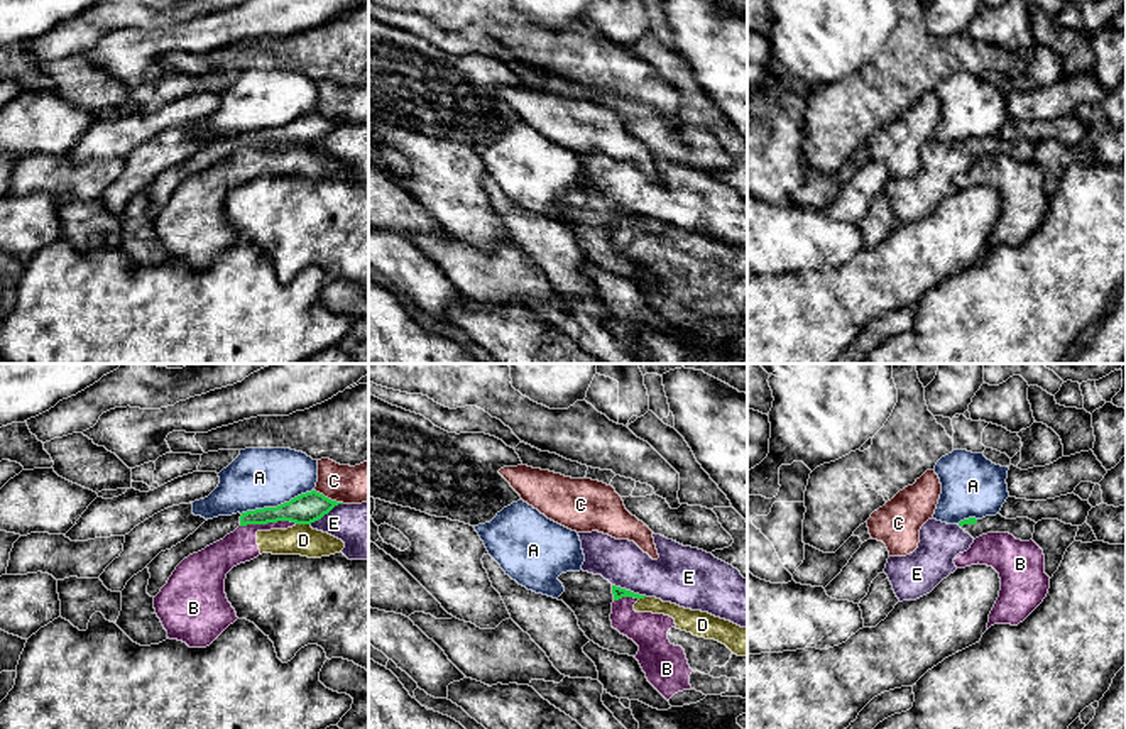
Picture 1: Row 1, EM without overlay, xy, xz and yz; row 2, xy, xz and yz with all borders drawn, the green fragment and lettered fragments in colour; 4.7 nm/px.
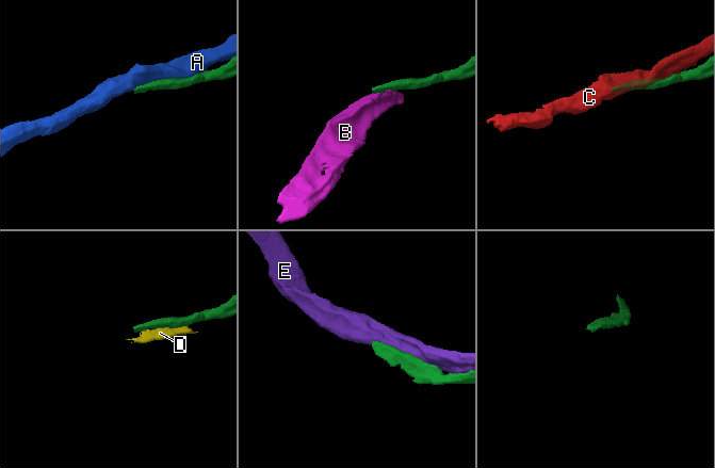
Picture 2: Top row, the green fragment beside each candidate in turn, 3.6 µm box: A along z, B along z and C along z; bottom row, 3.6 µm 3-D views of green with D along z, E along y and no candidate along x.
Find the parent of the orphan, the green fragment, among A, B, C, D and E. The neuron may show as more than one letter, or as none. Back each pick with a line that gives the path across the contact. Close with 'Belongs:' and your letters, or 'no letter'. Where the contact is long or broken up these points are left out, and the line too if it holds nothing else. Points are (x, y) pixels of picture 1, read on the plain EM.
Belongs: no letter

